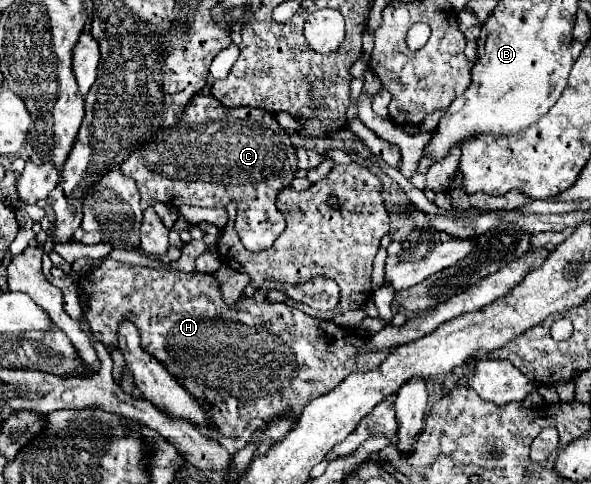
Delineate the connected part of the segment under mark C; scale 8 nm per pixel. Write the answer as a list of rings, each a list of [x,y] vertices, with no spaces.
[[[197,94],[187,102],[187,108],[183,110],[179,122],[167,128],[167,132],[155,134],[151,142],[135,150],[121,164],[121,170],[125,176],[135,180],[143,208],[151,206],[153,202],[165,202],[171,206],[187,204],[211,208],[227,206],[227,202],[233,200],[237,204],[235,228],[243,246],[249,250],[269,250],[286,227],[284,216],[275,208],[275,200],[279,190],[291,186],[297,170],[297,156],[295,148],[291,146],[289,134],[277,124],[271,112],[261,108],[227,108],[209,94]]]

